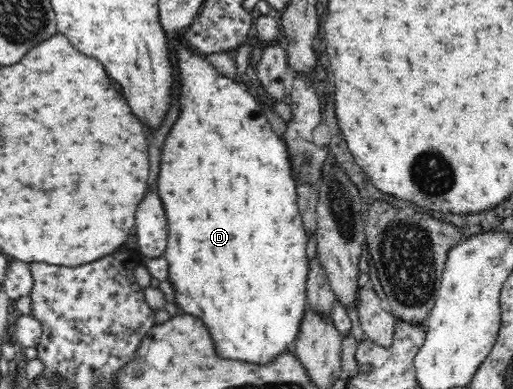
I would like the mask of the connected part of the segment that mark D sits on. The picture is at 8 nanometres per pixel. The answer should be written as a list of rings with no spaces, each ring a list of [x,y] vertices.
[[[185,42],[175,44],[175,66],[177,66],[177,82],[179,82],[179,94],[177,94],[177,106],[179,106],[179,118],[169,130],[163,148],[161,148],[161,172],[159,172],[159,186],[157,194],[165,206],[167,224],[169,224],[169,244],[166,246],[164,257],[169,267],[168,281],[176,290],[176,305],[183,312],[199,316],[205,325],[209,326],[209,332],[217,340],[217,350],[225,358],[237,358],[237,360],[249,360],[263,364],[277,354],[281,354],[287,347],[292,348],[302,319],[304,310],[308,304],[306,295],[306,280],[308,277],[307,239],[308,234],[302,222],[302,216],[298,209],[296,180],[291,170],[287,145],[273,132],[273,126],[269,123],[264,106],[251,94],[251,84],[247,79],[235,79],[217,70],[209,59],[193,50]]]

